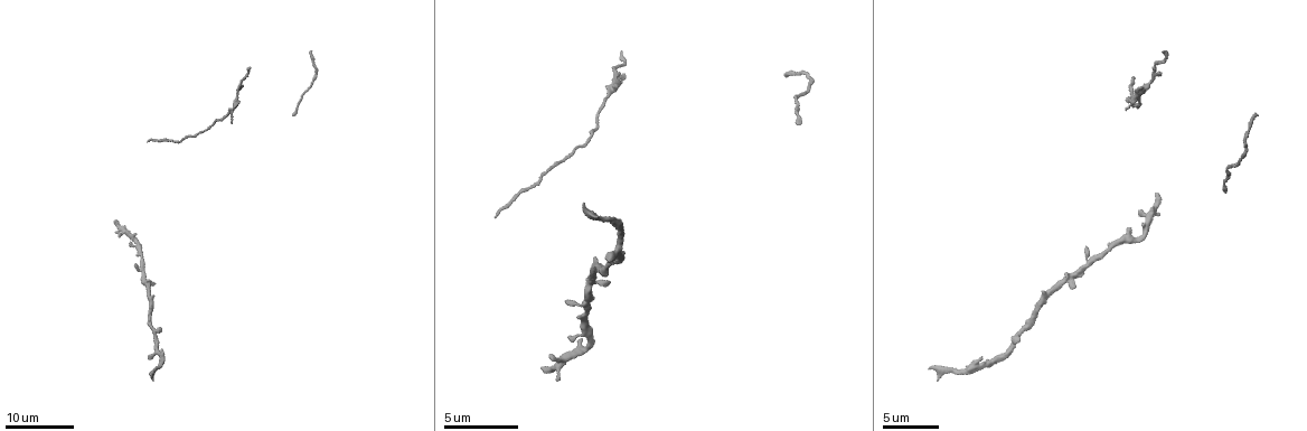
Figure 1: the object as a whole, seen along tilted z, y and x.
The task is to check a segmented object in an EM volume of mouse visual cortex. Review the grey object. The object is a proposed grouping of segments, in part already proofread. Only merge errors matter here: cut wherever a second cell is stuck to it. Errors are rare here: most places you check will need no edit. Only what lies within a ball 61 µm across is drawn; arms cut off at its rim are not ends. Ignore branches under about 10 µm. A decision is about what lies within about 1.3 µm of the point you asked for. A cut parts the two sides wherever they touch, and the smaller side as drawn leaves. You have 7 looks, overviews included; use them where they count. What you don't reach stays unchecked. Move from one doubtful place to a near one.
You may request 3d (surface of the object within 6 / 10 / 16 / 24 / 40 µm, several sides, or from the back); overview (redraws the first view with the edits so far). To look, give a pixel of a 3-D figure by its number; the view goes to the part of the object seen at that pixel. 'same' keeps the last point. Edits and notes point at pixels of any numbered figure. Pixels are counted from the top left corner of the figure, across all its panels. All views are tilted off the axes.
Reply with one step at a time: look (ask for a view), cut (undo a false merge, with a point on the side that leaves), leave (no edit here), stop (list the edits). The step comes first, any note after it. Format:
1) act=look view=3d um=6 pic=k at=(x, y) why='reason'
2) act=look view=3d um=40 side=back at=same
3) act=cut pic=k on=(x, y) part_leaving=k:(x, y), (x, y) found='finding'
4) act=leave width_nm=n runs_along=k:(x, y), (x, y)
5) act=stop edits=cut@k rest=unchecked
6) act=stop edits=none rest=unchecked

act=look view=3d um=16 pic=1 at=(1035, 317) why='thin neck'

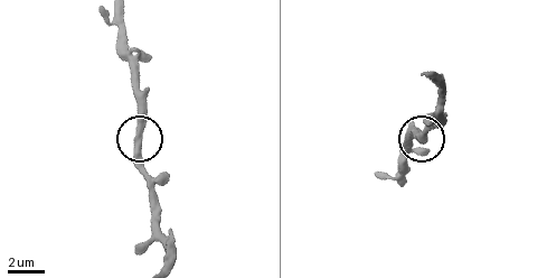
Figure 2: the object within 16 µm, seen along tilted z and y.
act=look view=3d um=6 pic=2 at=(139, 138)

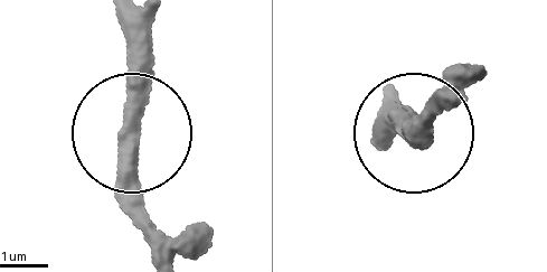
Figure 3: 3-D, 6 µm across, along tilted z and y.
act=leave found='continuous, no second cell'

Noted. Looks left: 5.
act=look view=3d um=16 pic=1 at=(575, 148) why='thin neck'

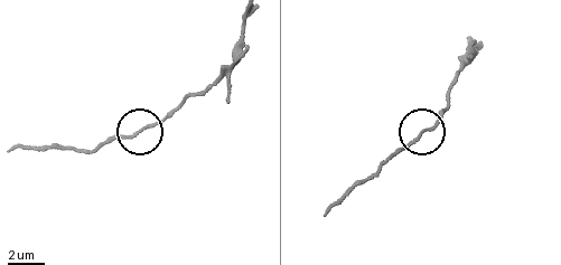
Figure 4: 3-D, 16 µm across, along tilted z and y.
act=look view=3d um=10 pic=4 at=(422, 132)

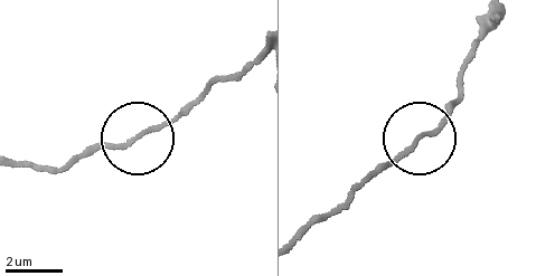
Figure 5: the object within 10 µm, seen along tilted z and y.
act=leave width_nm=140 runs_along=5:(16, 163), (60, 165), (153, 132), (212, 86) found='one cell here'

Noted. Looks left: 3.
act=look view=3d um=16 pic=1 at=(1111, 246) why='sudden change in width'

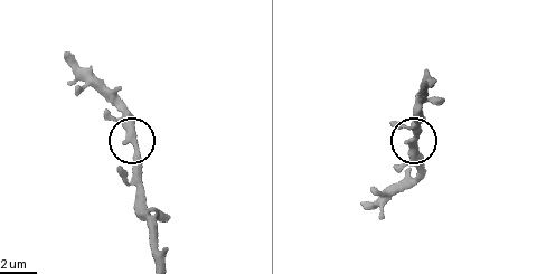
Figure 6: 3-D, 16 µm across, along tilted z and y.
act=look view=3d um=10 pic=6 at=(411, 139)

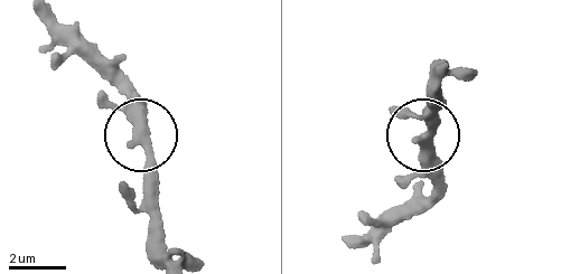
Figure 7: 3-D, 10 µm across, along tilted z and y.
act=leave width_nm=360 found='continuous, no second cell'

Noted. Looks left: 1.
act=stop edits=none rest=unchecked

